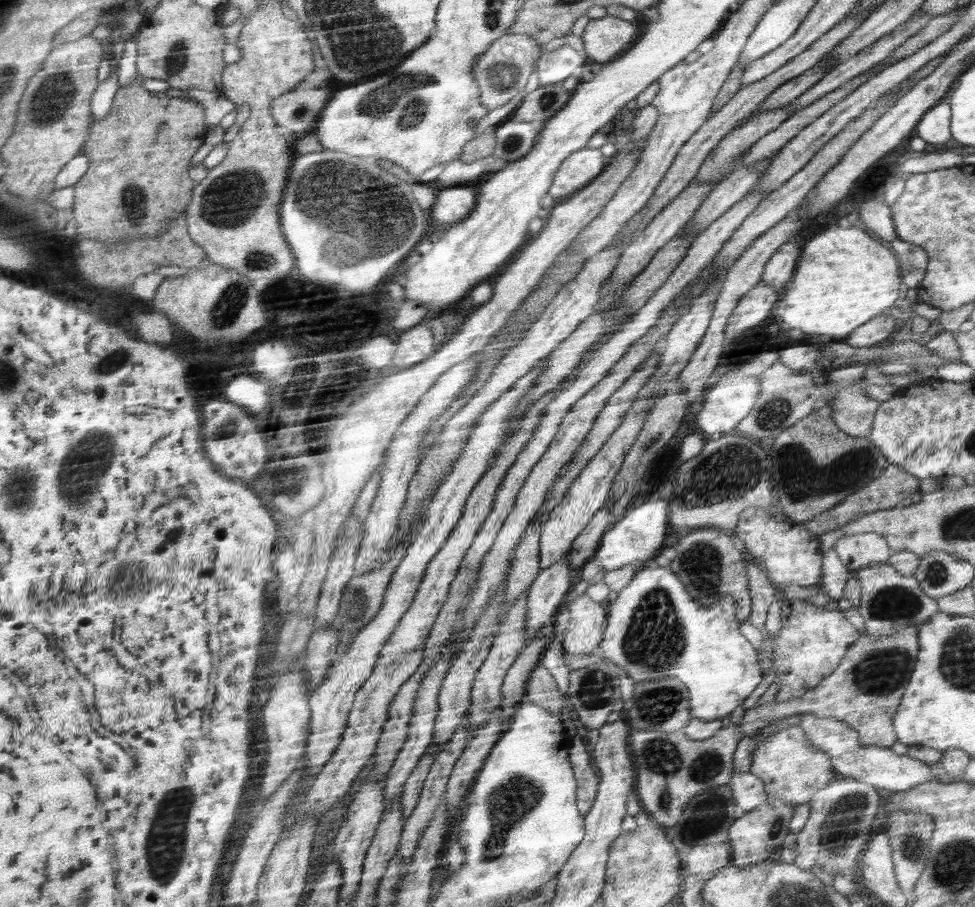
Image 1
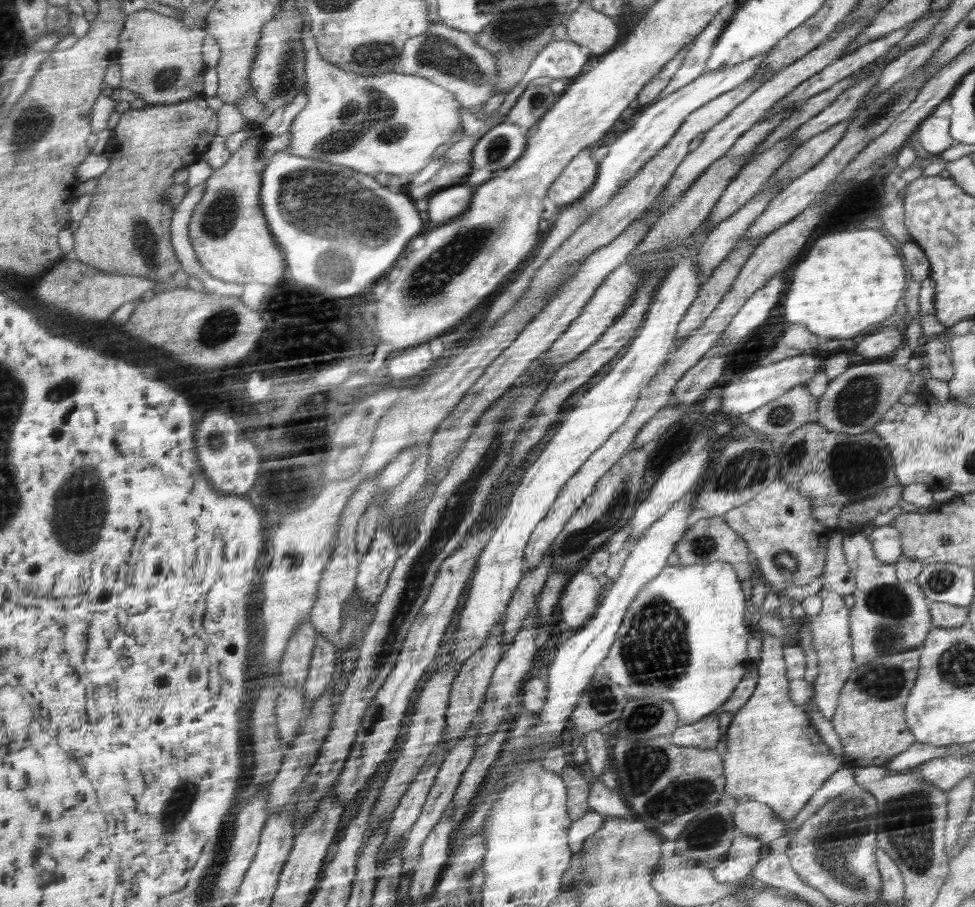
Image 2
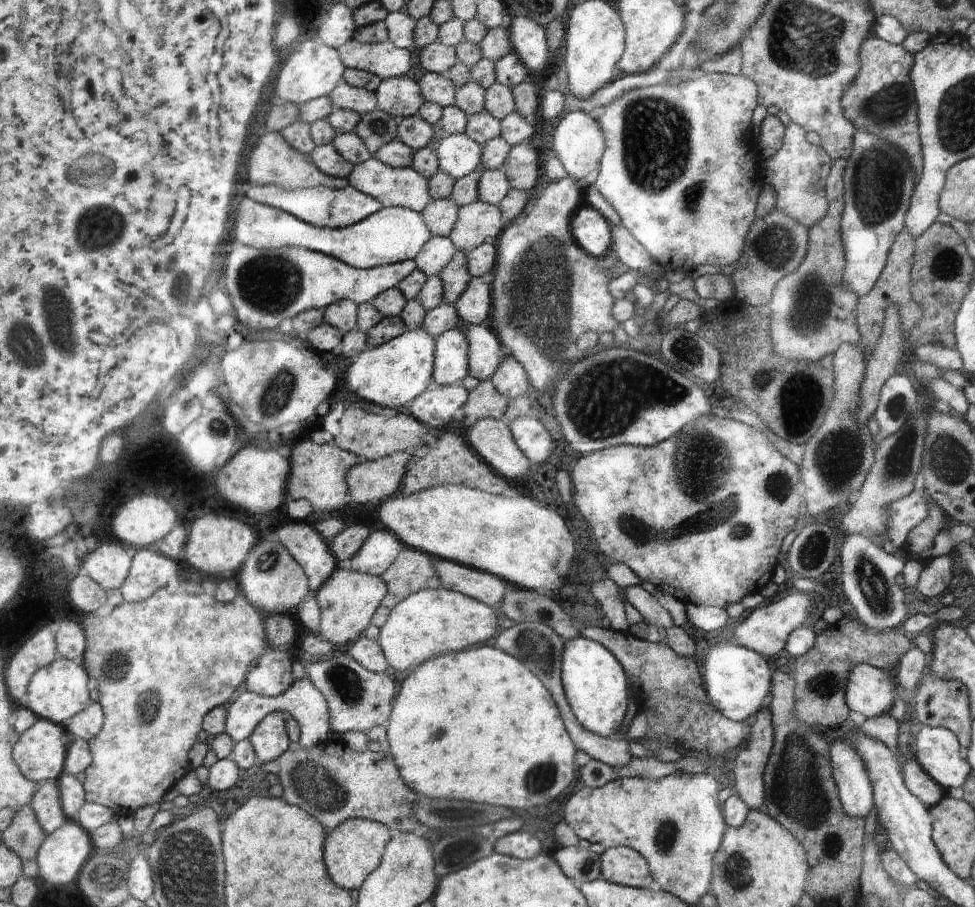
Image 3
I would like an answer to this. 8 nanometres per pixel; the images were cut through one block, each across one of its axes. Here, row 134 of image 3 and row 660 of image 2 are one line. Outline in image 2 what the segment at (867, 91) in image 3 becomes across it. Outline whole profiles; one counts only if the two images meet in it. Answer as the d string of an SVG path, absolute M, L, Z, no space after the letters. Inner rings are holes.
M915 648L881 655L853 669L840 692L836 711L830 718L841 738L844 758L851 766L885 766L891 758L915 744L914 735L906 722L905 707L918 676L921 657L922 650Z

